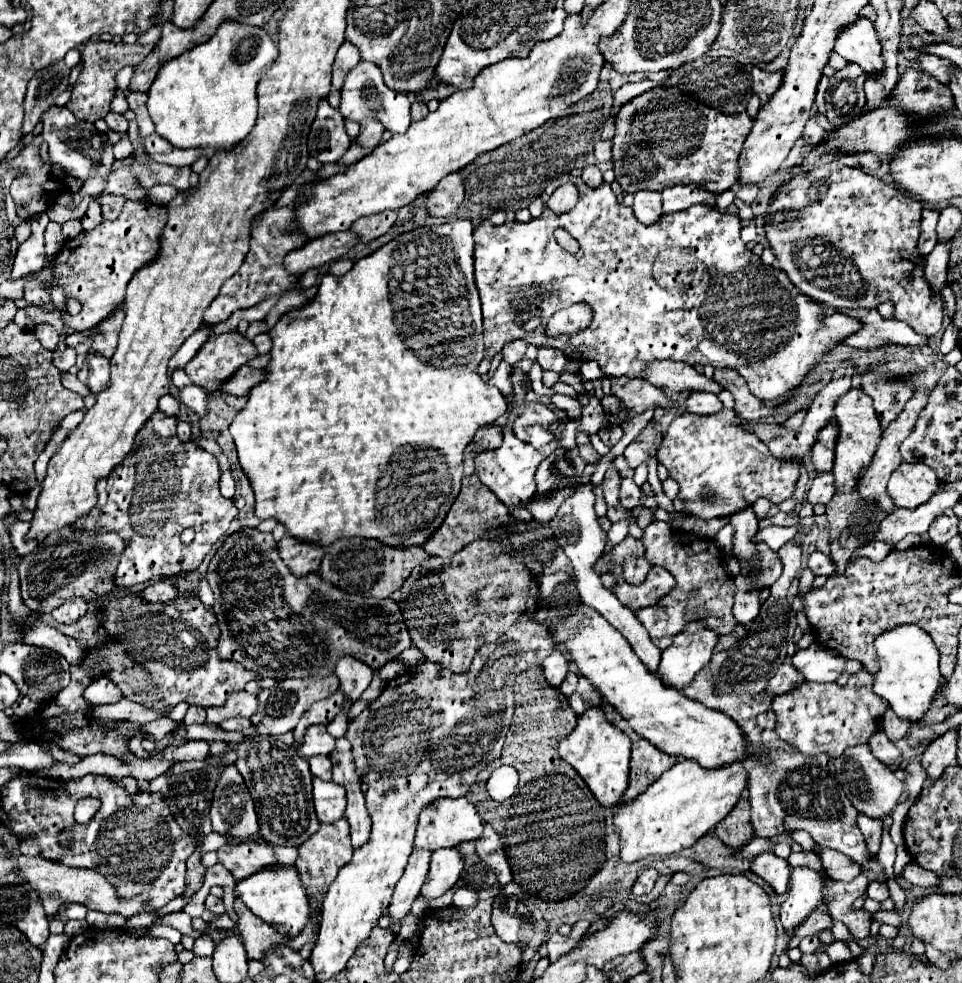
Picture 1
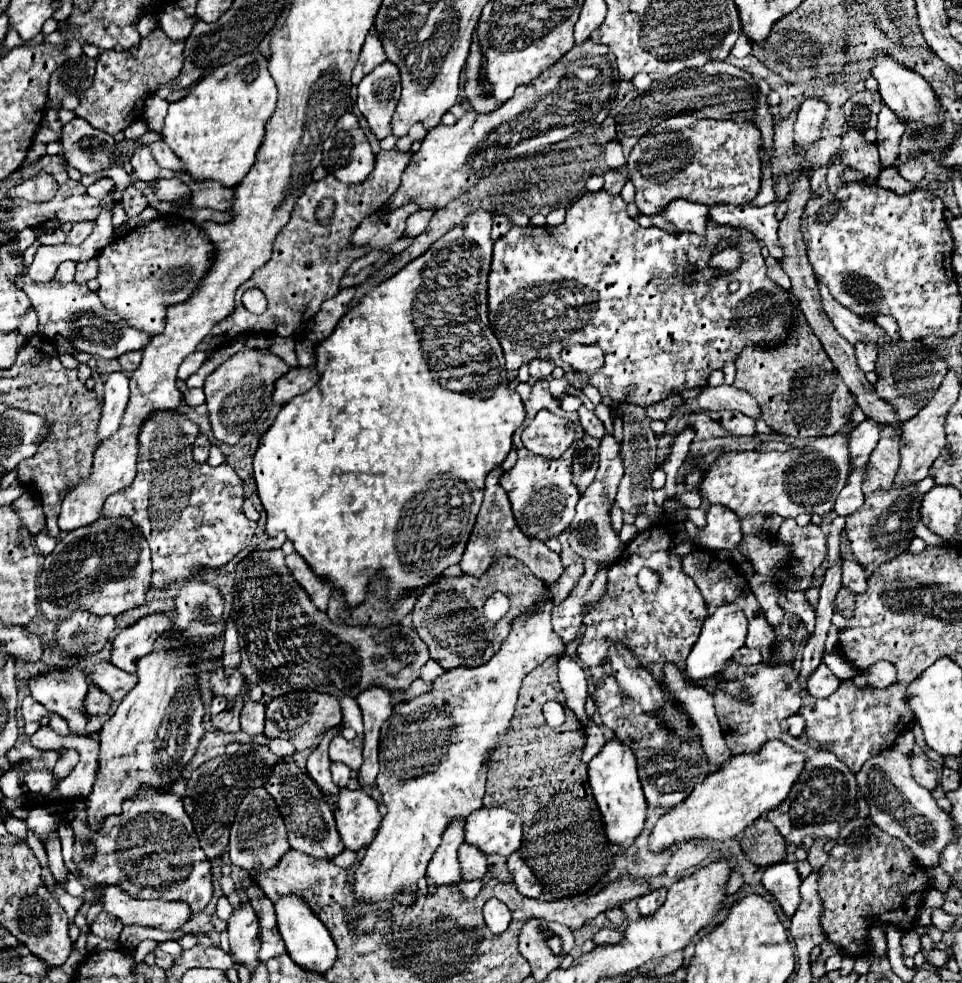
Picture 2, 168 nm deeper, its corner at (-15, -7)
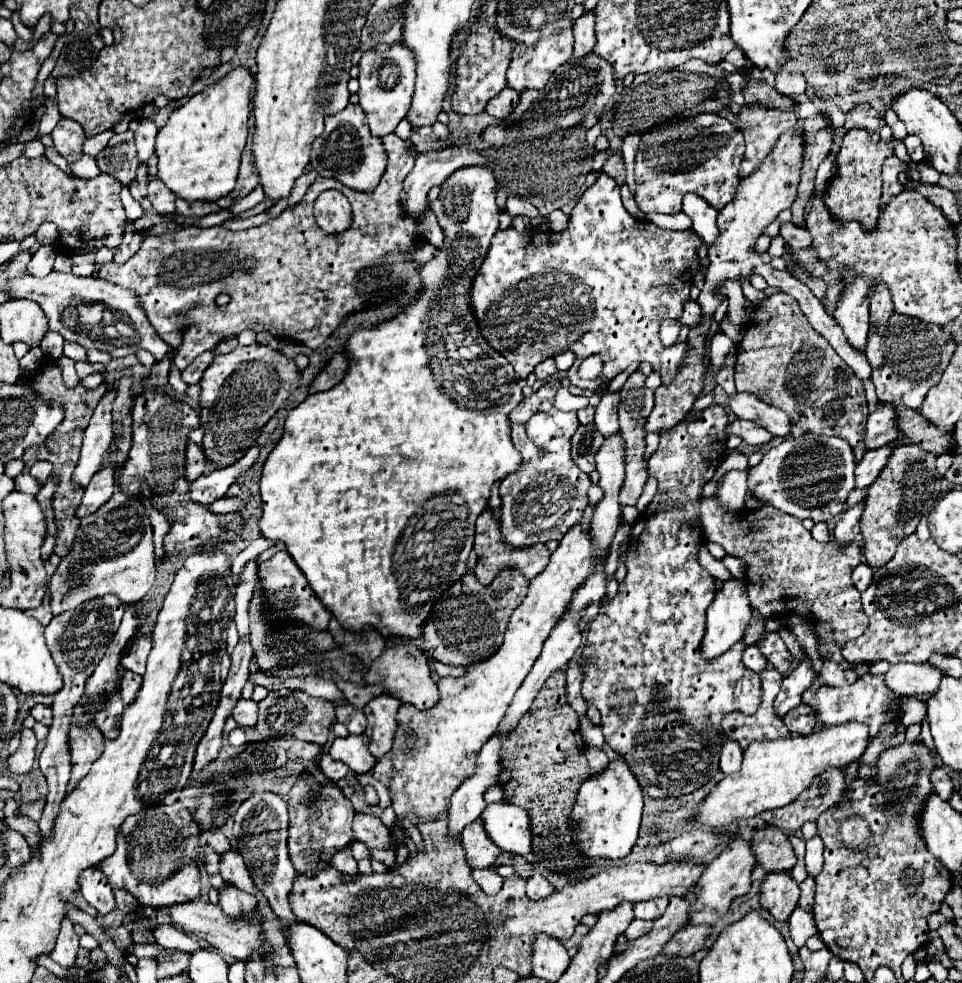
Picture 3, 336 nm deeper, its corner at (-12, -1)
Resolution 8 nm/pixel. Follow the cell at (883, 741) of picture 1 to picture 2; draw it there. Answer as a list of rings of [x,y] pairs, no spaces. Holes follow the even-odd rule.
[[[911,754],[909,756],[911,760],[911,774],[913,774],[913,780],[917,784],[921,784],[923,788],[927,790],[933,790],[939,782],[939,774],[937,774],[937,764],[933,760],[929,760],[925,754],[923,756],[917,756],[917,754]]]

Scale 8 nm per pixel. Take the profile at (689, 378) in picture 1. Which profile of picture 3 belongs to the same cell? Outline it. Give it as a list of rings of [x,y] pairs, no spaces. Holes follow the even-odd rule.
[[[738,392],[736,396],[730,396],[730,404],[728,408],[744,420],[752,420],[758,426],[766,428],[768,432],[772,432],[774,436],[786,438],[792,432],[792,418],[788,414],[784,414],[780,408],[768,406],[764,404],[760,398],[752,396],[752,394],[744,394]]]

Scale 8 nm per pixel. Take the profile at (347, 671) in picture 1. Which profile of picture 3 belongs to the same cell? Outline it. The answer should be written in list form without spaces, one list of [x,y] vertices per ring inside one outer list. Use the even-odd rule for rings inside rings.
[[[382,694],[364,706],[364,712],[368,718],[366,734],[370,736],[372,756],[380,758],[386,752],[390,752],[394,736],[396,736],[396,726],[398,726],[396,712],[400,706],[402,706],[402,702],[388,694]]]

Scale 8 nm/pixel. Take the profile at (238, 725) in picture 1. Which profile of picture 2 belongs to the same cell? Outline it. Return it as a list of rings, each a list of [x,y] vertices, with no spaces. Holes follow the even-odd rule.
[[[267,738],[267,746],[271,746],[271,752],[277,756],[291,756],[295,752],[291,742],[281,740],[281,738]]]

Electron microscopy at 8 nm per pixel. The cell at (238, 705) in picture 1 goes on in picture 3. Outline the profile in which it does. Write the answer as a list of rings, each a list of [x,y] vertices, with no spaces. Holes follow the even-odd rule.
[[[240,700],[232,712],[232,718],[238,722],[238,726],[256,726],[258,704],[254,700]]]

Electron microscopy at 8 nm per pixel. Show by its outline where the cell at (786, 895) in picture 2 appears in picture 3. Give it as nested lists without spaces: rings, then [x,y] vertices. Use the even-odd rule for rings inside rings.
[[[770,872],[760,886],[760,906],[768,910],[774,920],[786,922],[798,906],[800,888],[788,872]]]

